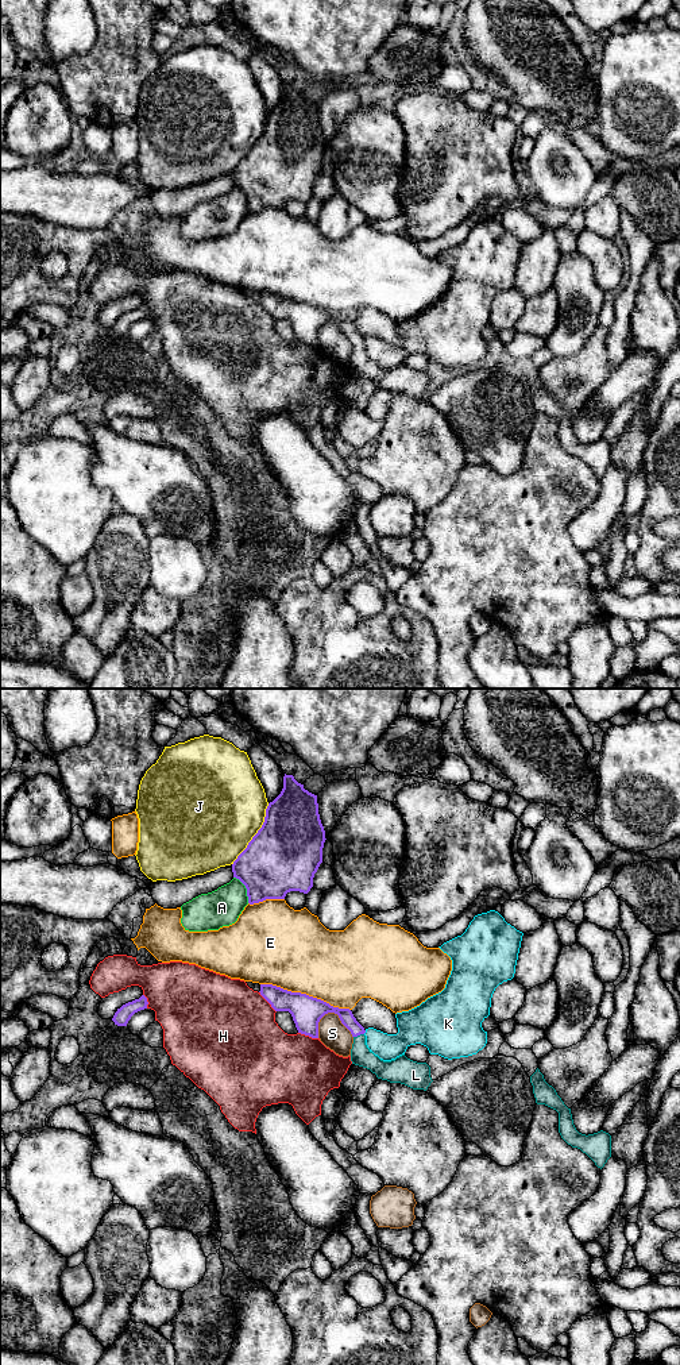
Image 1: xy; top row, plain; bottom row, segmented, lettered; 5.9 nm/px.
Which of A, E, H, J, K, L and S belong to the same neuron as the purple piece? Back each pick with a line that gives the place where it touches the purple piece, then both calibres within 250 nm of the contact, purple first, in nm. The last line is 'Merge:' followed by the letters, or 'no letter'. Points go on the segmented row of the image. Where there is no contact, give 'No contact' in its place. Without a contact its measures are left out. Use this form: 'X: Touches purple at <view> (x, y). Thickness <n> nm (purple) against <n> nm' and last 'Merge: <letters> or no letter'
L: Touches purple at xy (358, 1034). Thickness 90 nm (purple) against 120 nm
Merge: L

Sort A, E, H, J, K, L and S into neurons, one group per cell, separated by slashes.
A / E / H / J / K / L / S

